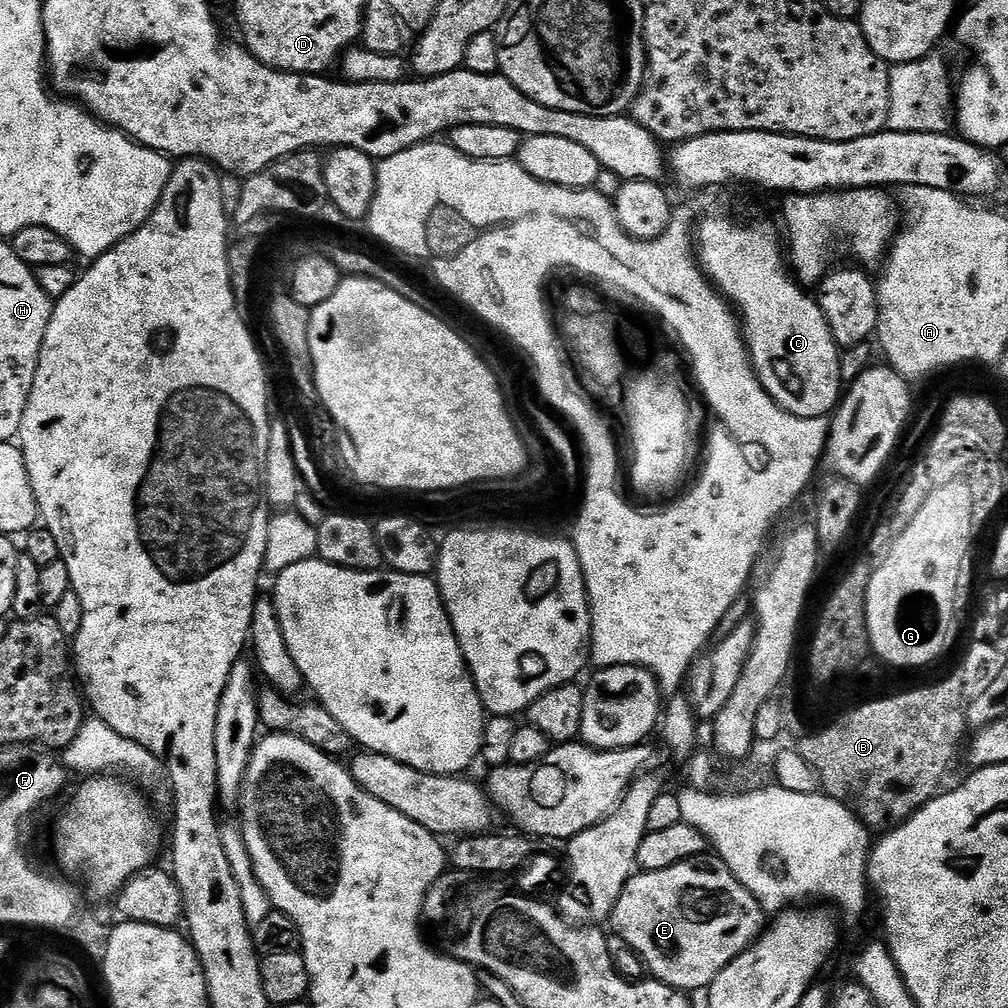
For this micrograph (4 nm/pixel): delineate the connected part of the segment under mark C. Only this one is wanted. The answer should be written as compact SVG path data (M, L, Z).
M716 214L709 215L704 221L698 224L698 239L694 244L694 255L699 263L700 269L704 271L705 276L712 281L716 291L732 305L733 309L738 313L739 319L742 321L742 331L744 333L744 343L748 346L748 356L752 359L752 368L756 372L756 376L762 382L762 386L770 394L770 398L774 398L774 402L779 408L785 408L790 414L794 414L798 418L818 418L819 416L827 417L836 411L837 404L842 399L842 384L840 388L840 356L841 349L836 347L836 340L832 336L830 326L826 322L826 318L822 314L817 297L812 296L811 291L805 290L794 279L793 273L790 271L790 265L786 259L786 248L780 240L769 240L767 238L755 238L744 234L735 233L734 230L728 229L727 225L716 224Z

